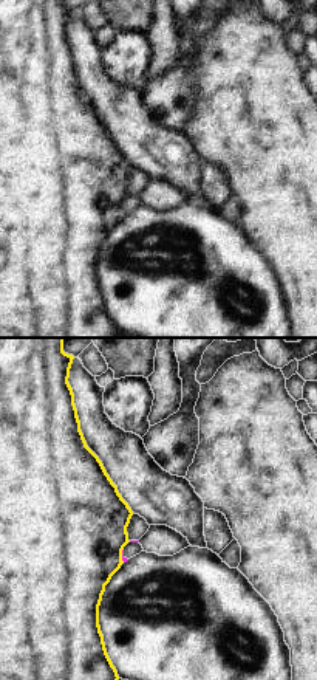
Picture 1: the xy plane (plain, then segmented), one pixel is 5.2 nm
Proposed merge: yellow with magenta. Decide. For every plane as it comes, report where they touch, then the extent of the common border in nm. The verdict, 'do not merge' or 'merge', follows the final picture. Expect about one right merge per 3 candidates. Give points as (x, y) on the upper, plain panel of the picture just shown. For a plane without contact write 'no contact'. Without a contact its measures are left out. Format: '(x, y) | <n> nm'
(121, 208) | 70 nm

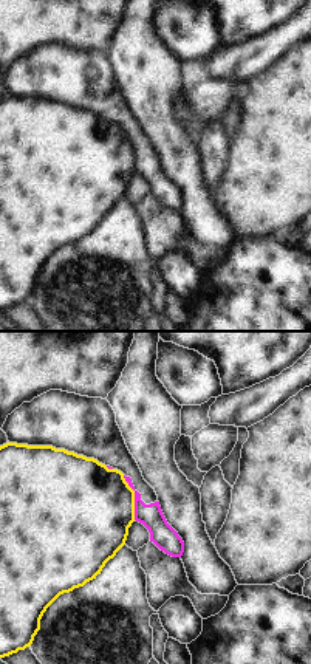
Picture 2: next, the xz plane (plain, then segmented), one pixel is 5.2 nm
(133, 150) | 240 nm

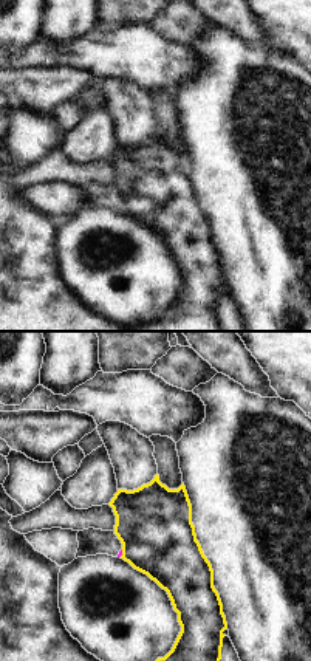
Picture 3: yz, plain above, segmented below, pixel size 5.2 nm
(123, 206) | 40 nm

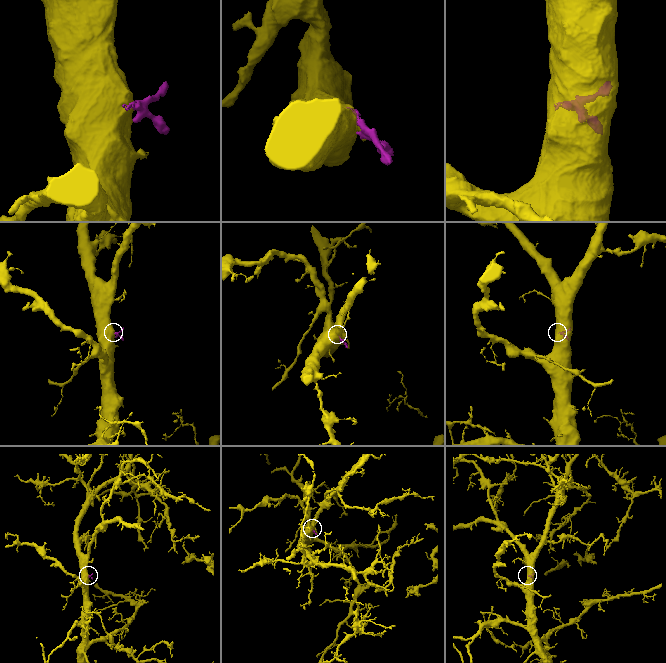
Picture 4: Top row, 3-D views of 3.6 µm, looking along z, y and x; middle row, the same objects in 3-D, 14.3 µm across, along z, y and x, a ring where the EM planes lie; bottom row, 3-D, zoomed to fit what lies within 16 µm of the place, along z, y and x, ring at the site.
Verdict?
do not merge

